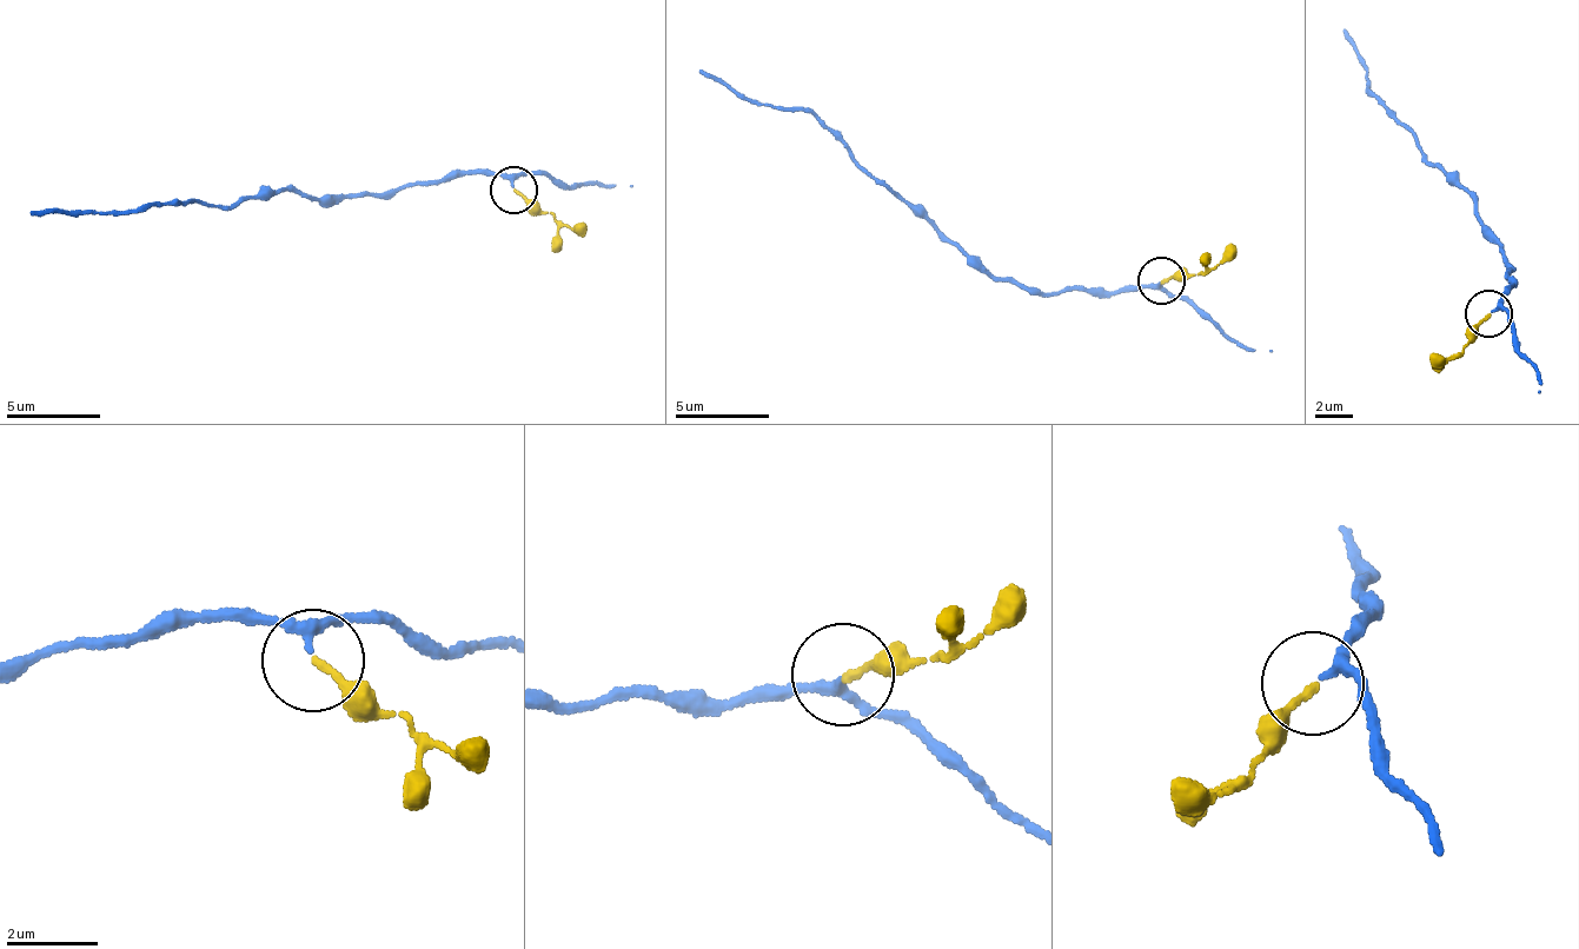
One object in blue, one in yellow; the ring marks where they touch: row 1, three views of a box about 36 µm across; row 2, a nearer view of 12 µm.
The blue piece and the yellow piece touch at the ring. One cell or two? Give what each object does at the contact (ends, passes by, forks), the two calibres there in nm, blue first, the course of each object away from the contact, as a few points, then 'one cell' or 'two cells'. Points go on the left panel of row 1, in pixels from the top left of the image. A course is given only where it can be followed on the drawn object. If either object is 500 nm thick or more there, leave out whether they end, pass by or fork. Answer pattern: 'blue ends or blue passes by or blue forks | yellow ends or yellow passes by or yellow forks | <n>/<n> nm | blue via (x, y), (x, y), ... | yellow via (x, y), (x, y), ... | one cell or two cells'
blue passes by | yellow ends | 180/150 nm | blue via (515, 185), (451, 171), (403, 188), (345, 197), (280, 190), (214, 206), (32, 211) | yellow via (515, 192), (559, 221), (581, 229) | one cell

